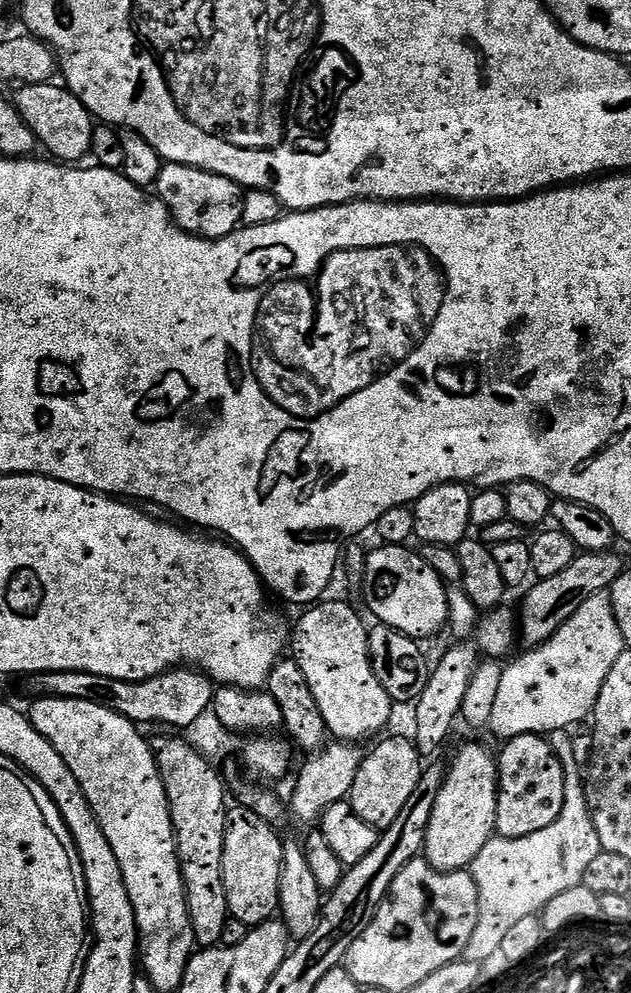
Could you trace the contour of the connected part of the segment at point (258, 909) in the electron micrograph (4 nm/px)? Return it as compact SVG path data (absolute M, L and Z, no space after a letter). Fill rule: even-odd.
M229 807L224 813L224 889L231 919L249 926L265 924L280 907L284 840L252 808Z

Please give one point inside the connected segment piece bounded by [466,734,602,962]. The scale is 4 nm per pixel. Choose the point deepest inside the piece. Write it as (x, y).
(516, 878)

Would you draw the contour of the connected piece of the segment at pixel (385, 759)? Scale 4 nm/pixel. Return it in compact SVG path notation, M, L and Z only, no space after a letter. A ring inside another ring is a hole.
M392 736L389 740L381 739L376 749L365 755L362 766L358 770L358 778L354 778L354 786L350 803L354 814L362 818L362 822L370 822L378 830L389 828L402 814L410 794L414 794L420 781L422 757L411 739L403 740L400 736Z

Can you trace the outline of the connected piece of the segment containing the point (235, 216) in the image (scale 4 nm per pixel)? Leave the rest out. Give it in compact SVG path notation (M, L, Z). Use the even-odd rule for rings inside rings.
M165 163L160 169L158 178L154 185L155 195L159 196L161 202L170 210L173 220L191 236L201 236L204 240L220 240L223 236L229 236L241 227L244 215L244 192L239 184L234 183L230 178L222 178L213 172L207 172L201 168L191 168L185 164Z

